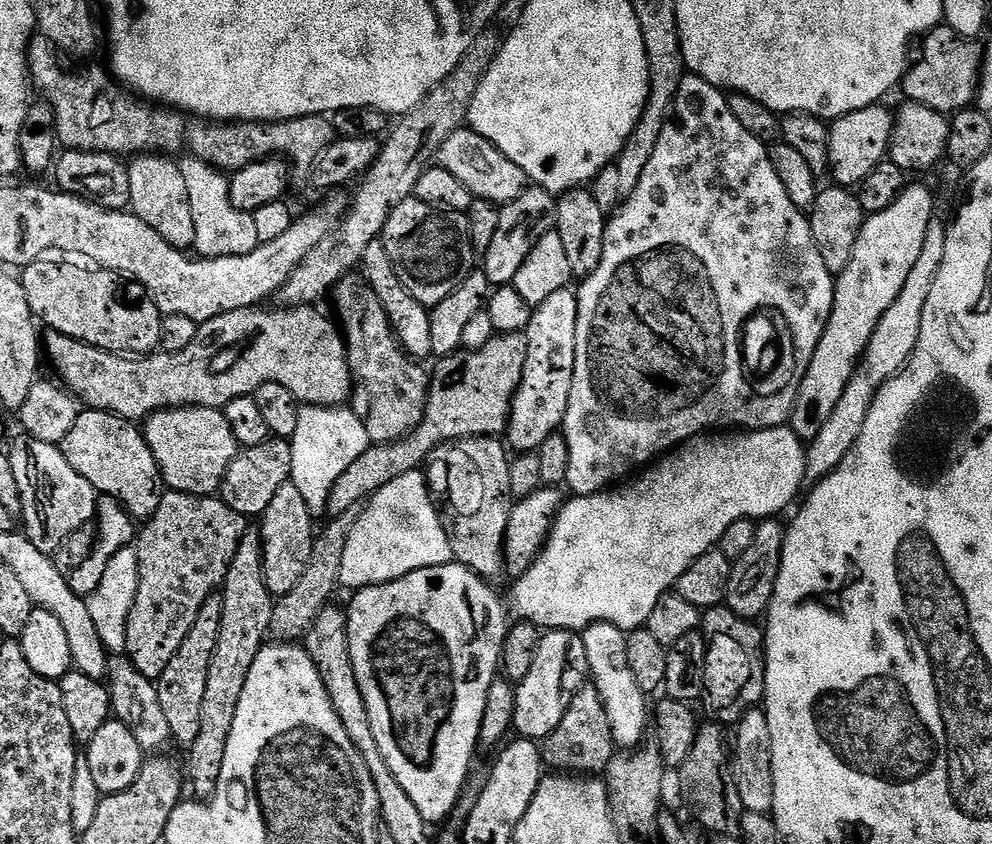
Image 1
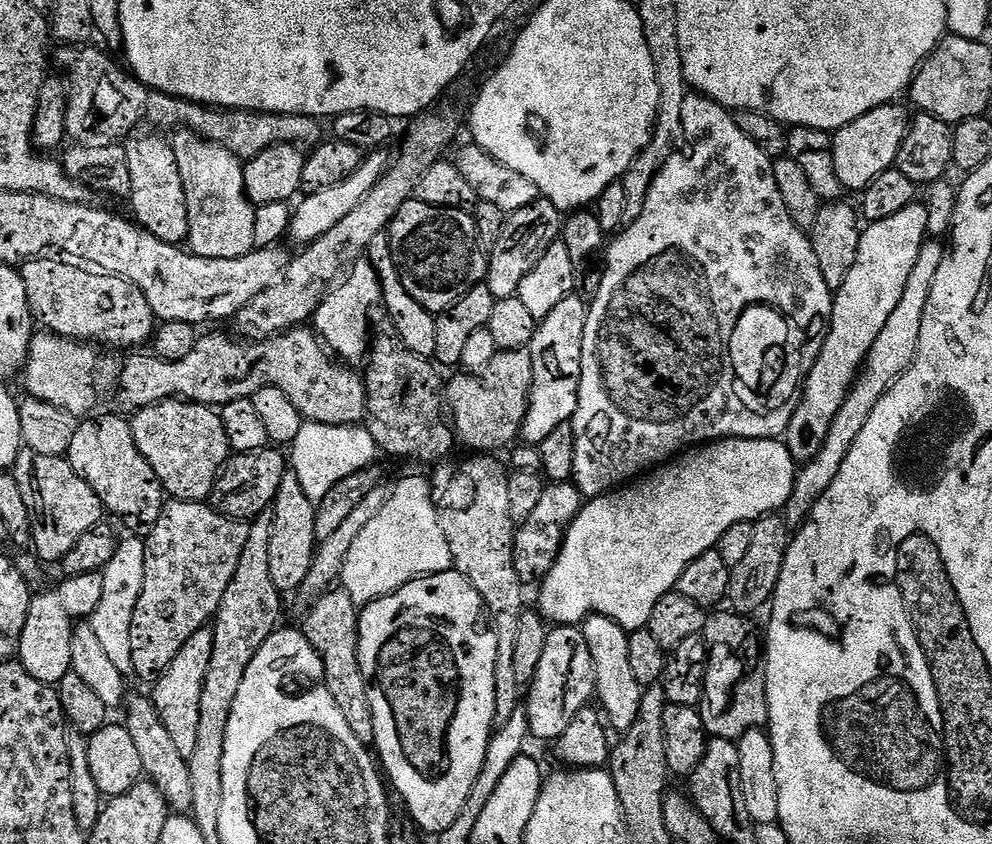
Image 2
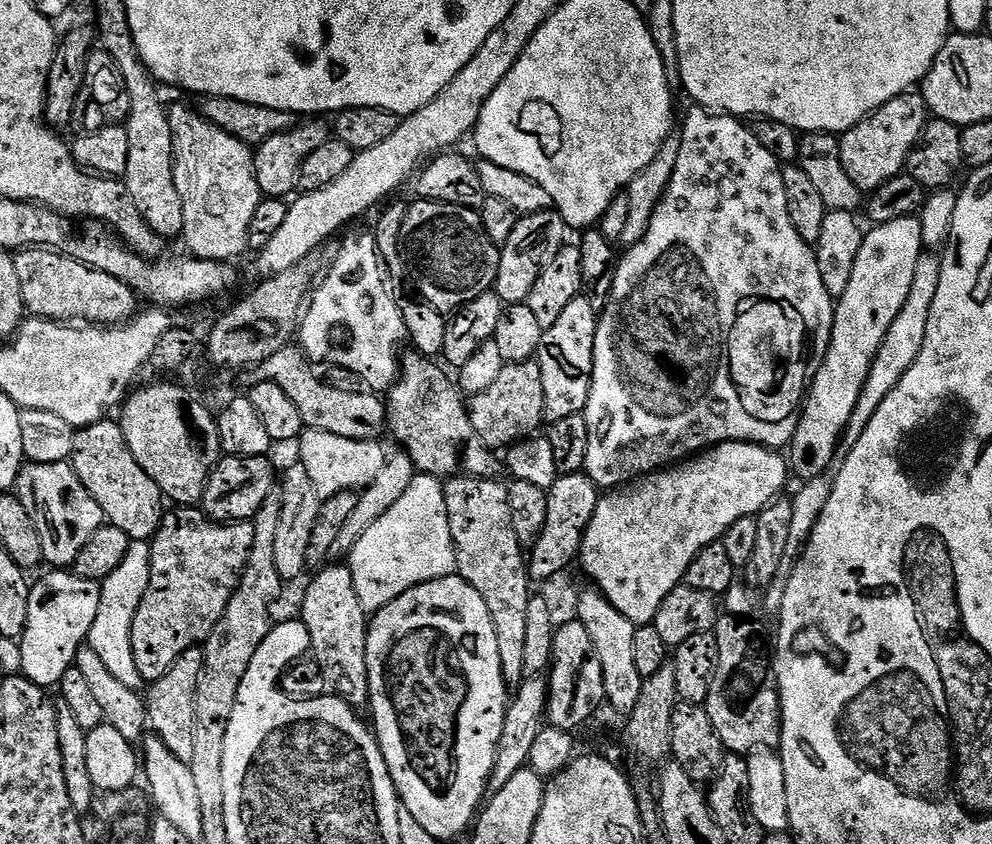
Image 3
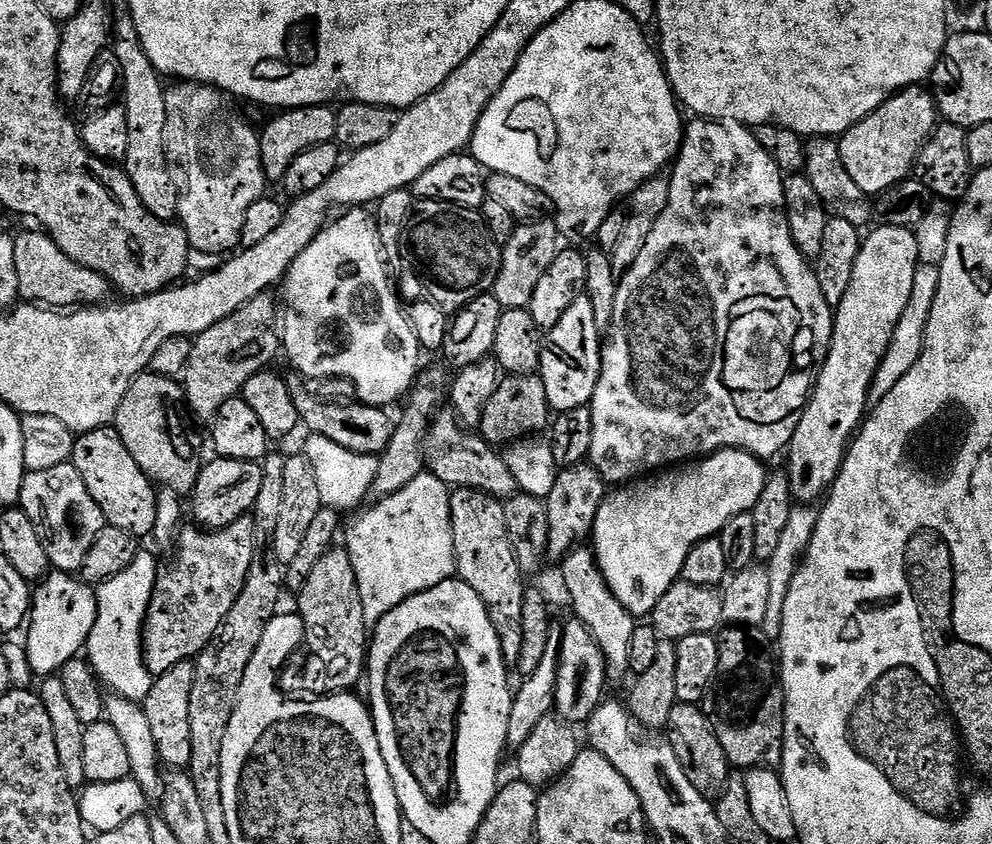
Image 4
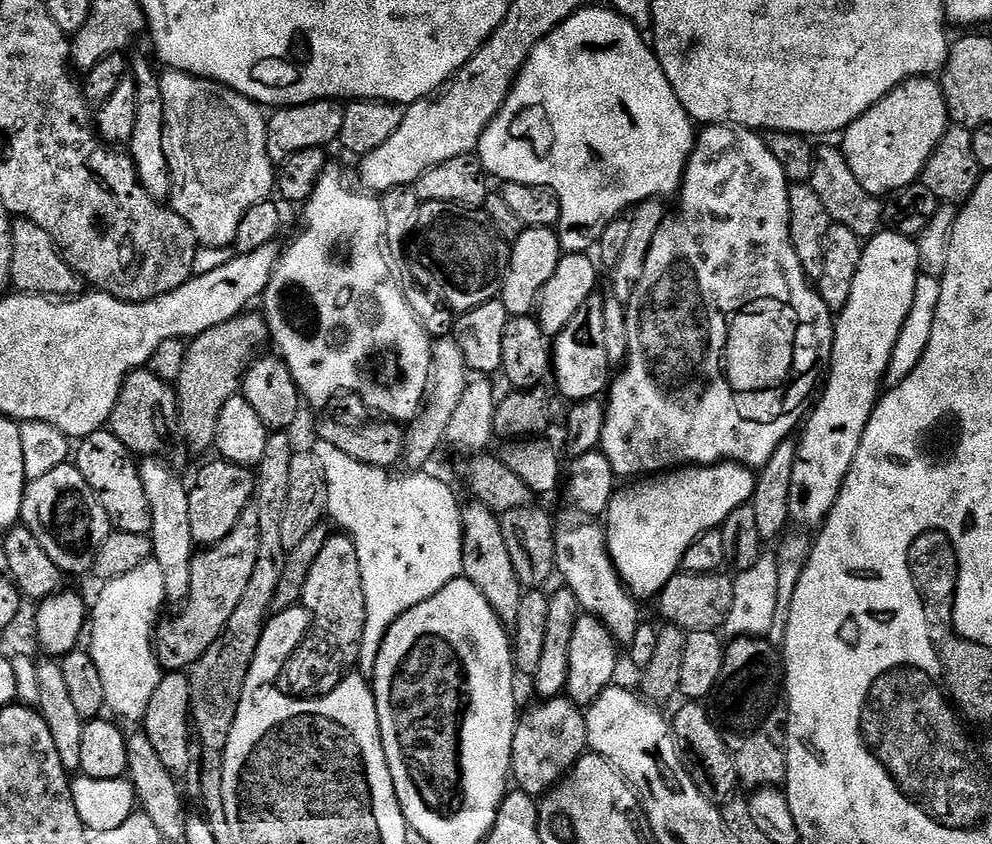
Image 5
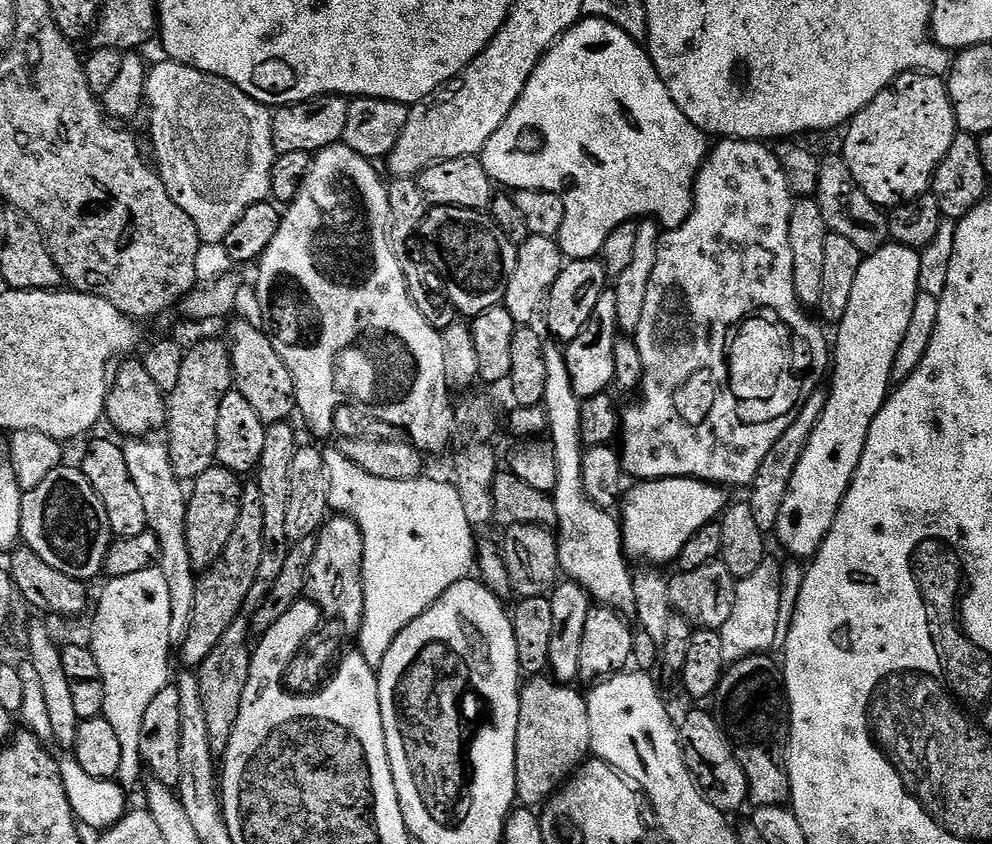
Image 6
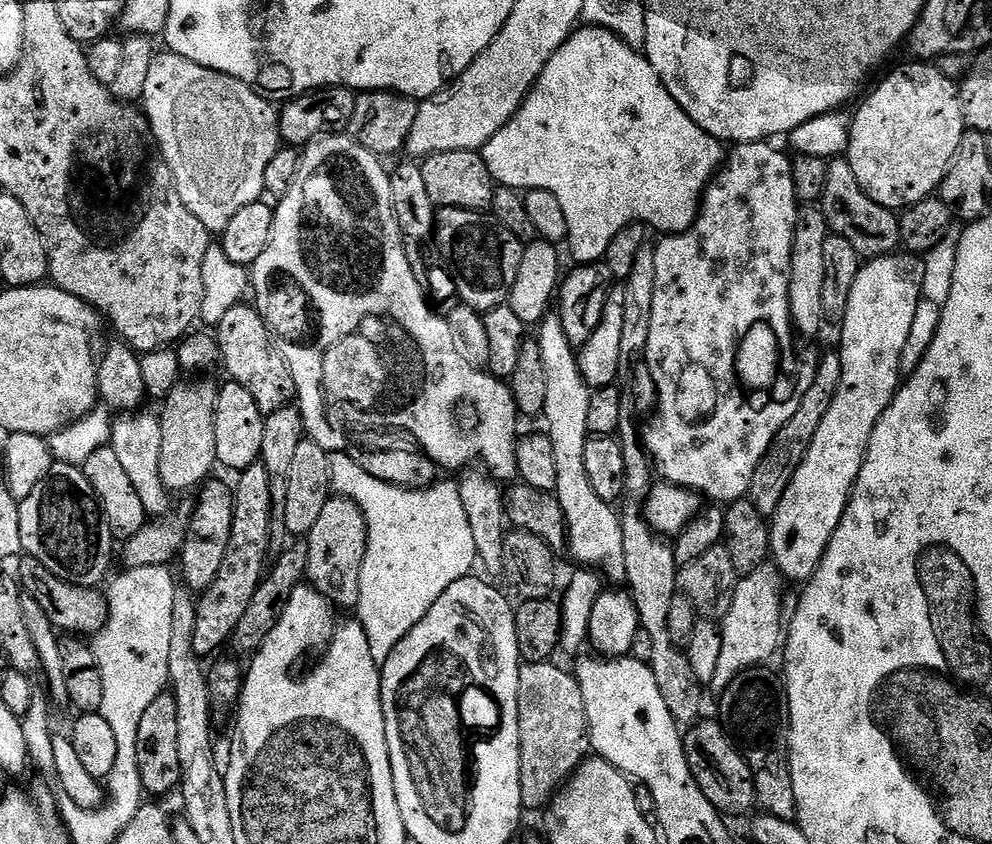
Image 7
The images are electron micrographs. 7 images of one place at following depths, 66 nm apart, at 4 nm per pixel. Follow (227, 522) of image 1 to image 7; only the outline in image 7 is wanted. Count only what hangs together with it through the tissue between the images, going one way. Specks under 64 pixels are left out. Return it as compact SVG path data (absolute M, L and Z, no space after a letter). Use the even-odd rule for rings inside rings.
M259 462L251 464L248 469L239 473L238 480L240 485L235 485L234 488L234 526L226 558L222 558L222 570L215 582L199 597L196 605L194 650L201 658L212 655L215 657L215 652L231 641L238 622L242 622L242 614L246 614L246 606L250 606L250 598L254 598L266 575L266 565L270 560L268 543L272 521L272 495L266 466Z

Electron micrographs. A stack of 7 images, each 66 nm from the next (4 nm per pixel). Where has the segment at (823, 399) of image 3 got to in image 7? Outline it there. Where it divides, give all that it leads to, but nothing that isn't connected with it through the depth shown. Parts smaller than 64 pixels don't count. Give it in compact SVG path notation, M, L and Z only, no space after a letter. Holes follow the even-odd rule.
M900 255L878 256L867 261L861 267L858 278L854 278L854 290L850 290L850 306L846 306L846 318L838 328L838 351L842 362L842 382L838 382L838 394L834 394L830 410L826 412L826 418L822 418L822 426L818 426L818 434L814 434L802 466L798 466L790 486L786 486L786 494L782 494L782 502L776 515L770 520L770 556L784 575L785 581L807 582L818 570L826 546L830 546L830 538L834 538L838 522L842 522L842 514L846 510L848 499L852 497L852 489L856 487L856 479L864 465L864 455L874 434L874 426L878 426L882 414L891 406L896 390L902 383L900 355L906 347L910 325L914 322L914 314L918 311L922 297L917 269L912 269L907 255Z

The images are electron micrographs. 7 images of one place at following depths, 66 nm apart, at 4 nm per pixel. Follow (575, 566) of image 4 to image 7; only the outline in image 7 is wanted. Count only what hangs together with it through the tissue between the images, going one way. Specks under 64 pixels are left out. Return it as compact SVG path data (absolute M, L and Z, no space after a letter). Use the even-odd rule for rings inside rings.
M559 315L545 316L538 325L538 331L542 366L546 366L546 406L542 420L548 423L546 435L550 442L554 442L554 467L558 469L554 495L558 506L562 506L568 531L566 552L580 563L577 565L595 570L609 581L612 579L616 583L613 585L620 586L626 581L621 513L594 494L594 486L590 486L590 477L586 475L586 442L590 439L587 416L590 414L592 392L582 378L577 349L566 338Z

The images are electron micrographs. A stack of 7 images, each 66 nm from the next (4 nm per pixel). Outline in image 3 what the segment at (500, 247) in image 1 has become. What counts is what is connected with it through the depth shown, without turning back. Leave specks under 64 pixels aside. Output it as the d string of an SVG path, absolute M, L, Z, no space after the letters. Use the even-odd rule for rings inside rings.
M555 210L535 212L529 216L521 215L517 219L510 238L506 238L506 242L500 248L498 274L494 285L496 297L505 306L527 301L530 286L534 286L538 274L542 274L546 262L550 262L550 258L554 258L554 254L558 254L558 250L564 247L566 243L564 232L566 233L564 219Z

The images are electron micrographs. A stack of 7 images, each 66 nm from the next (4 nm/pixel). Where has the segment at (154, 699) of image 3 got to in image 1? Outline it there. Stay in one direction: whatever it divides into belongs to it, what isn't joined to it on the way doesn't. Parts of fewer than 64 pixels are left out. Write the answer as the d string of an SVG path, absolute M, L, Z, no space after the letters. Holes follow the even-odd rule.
M216 594L205 602L190 634L186 634L186 642L182 642L170 666L166 666L160 679L155 681L158 700L162 702L172 740L180 743L184 750L191 749L192 743L198 739L198 733L202 731L202 702L206 699L206 680L210 678L210 664L218 646L223 606L223 599Z

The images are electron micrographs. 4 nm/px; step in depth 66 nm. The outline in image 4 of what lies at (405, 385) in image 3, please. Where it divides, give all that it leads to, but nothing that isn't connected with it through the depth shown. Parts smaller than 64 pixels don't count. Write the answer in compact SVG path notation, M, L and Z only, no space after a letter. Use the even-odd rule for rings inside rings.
M451 410L437 411L432 425L428 427L428 436L424 440L424 462L429 473L453 489L474 488L501 502L515 496L518 491L514 474L510 474L503 455L483 436L472 430L465 431Z

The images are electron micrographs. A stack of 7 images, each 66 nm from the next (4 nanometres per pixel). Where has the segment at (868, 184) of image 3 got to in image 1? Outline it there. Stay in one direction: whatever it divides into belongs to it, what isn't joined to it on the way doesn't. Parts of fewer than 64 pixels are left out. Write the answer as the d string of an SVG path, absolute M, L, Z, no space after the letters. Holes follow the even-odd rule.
M872 104L857 112L851 112L831 121L828 130L828 166L830 176L839 187L849 190L863 184L864 179L878 165L885 163L892 137L893 113L884 106Z

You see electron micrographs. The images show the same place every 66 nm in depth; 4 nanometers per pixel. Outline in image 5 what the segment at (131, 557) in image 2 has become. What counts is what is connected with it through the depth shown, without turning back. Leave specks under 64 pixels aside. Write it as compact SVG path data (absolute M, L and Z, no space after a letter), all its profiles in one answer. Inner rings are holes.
M154 559L147 560L142 566L130 570L130 574L122 574L122 578L114 578L103 585L104 588L96 596L96 605L90 608L90 651L96 660L98 674L102 674L102 686L106 689L106 708L113 717L124 720L143 721L146 706L150 706L150 697L158 690L158 682L162 675L159 662L156 661L154 637L161 623L160 611L166 608L166 582L162 578L162 566Z

